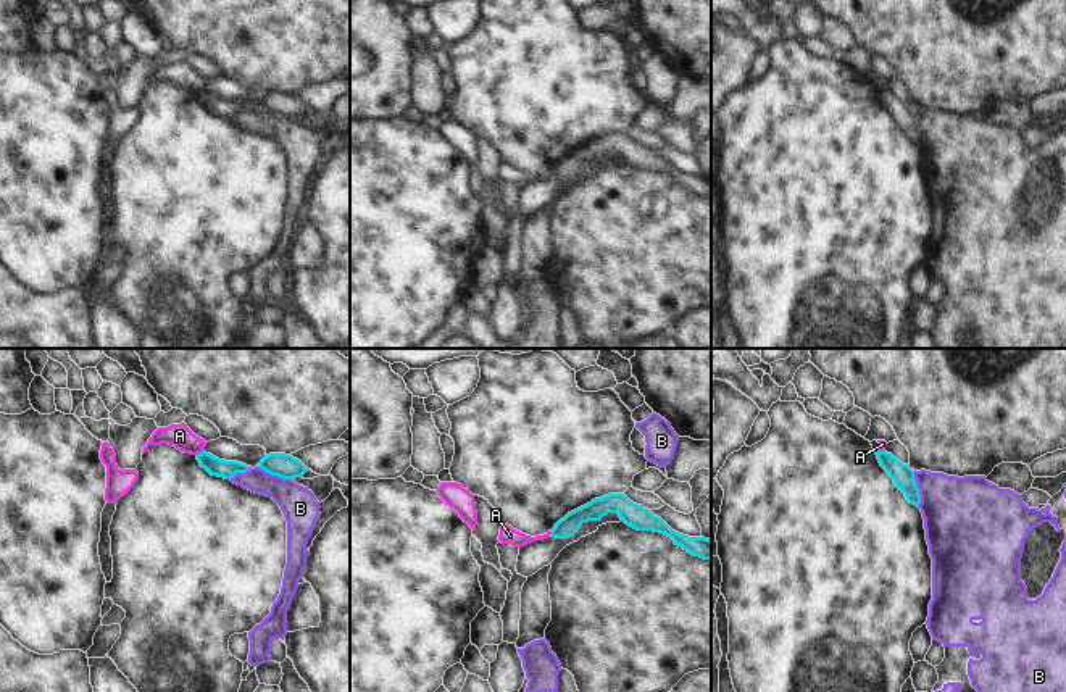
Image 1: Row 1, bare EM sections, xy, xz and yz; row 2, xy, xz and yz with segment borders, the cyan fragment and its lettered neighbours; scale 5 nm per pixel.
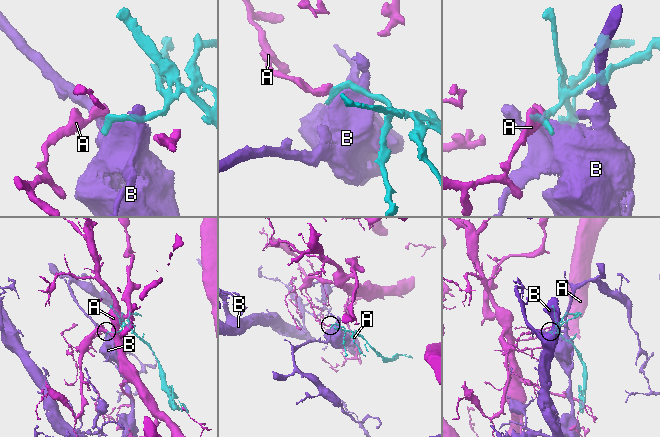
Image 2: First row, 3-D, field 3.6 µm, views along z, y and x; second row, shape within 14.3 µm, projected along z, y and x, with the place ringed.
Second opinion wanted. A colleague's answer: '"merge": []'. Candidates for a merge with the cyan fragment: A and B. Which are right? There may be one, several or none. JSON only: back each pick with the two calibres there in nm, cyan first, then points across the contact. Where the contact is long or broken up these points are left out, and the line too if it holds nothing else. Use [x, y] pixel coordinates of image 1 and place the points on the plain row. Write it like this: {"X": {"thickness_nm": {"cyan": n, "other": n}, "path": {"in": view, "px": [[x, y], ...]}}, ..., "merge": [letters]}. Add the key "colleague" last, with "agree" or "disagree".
{"merge": [], "colleague": "agree"}

